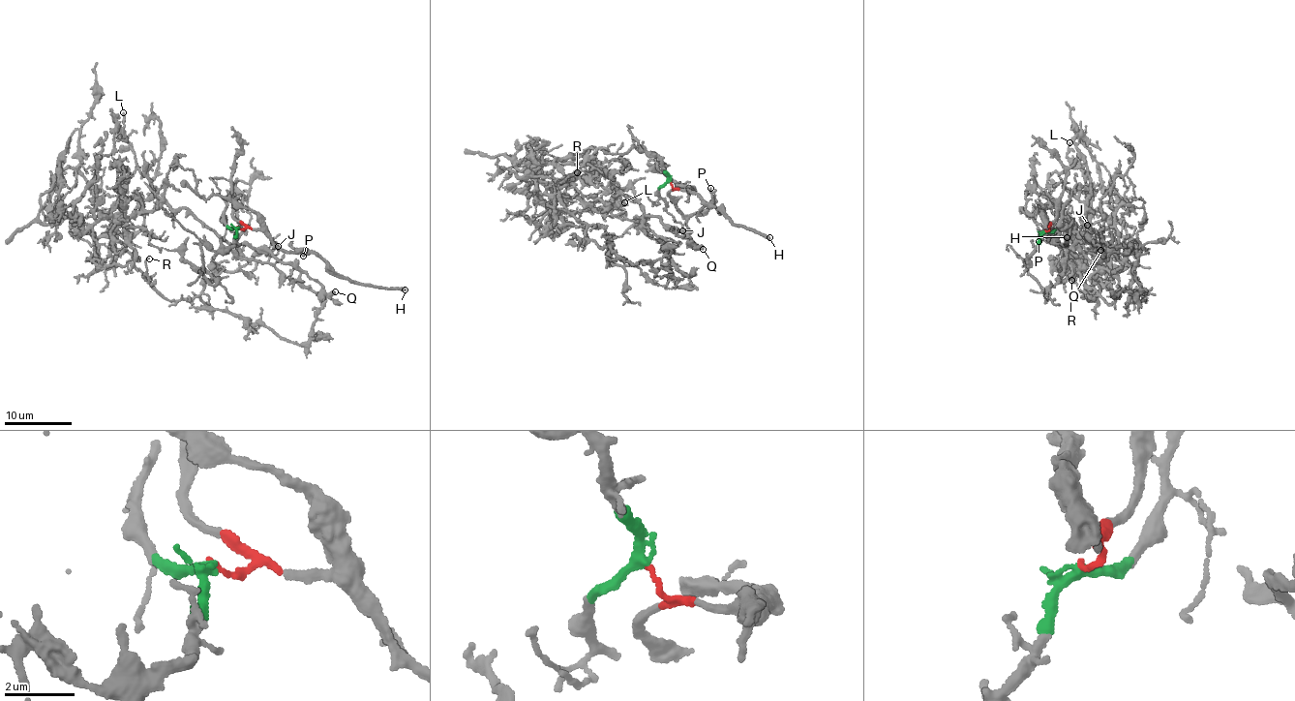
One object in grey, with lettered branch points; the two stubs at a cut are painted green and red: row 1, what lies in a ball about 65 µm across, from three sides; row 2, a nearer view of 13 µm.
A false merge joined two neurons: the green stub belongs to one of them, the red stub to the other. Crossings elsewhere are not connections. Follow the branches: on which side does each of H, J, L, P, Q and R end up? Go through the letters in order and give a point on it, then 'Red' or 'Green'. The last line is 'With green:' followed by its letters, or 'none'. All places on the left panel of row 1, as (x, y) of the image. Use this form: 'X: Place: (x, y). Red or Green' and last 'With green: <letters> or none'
H: Place: (405, 289). Red
J: Place: (278, 246). Green
L: Place: (123, 112). Green
P: Place: (303, 256). Red
Q: Place: (335, 291). Green
R: Place: (149, 259). Green
With green: J, L, Q, R

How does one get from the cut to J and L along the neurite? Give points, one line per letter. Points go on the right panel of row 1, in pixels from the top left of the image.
J: (1046, 231), (1026, 266), (1046, 295), (1062, 282), (1058, 267), (1072, 250), (1069, 220), (1085, 236), (1087, 225)
L: (1046, 231), (1026, 266), (1046, 295), (1062, 282), (1065, 254), (1095, 232), (1091, 189), (1067, 155), (1069, 142)

